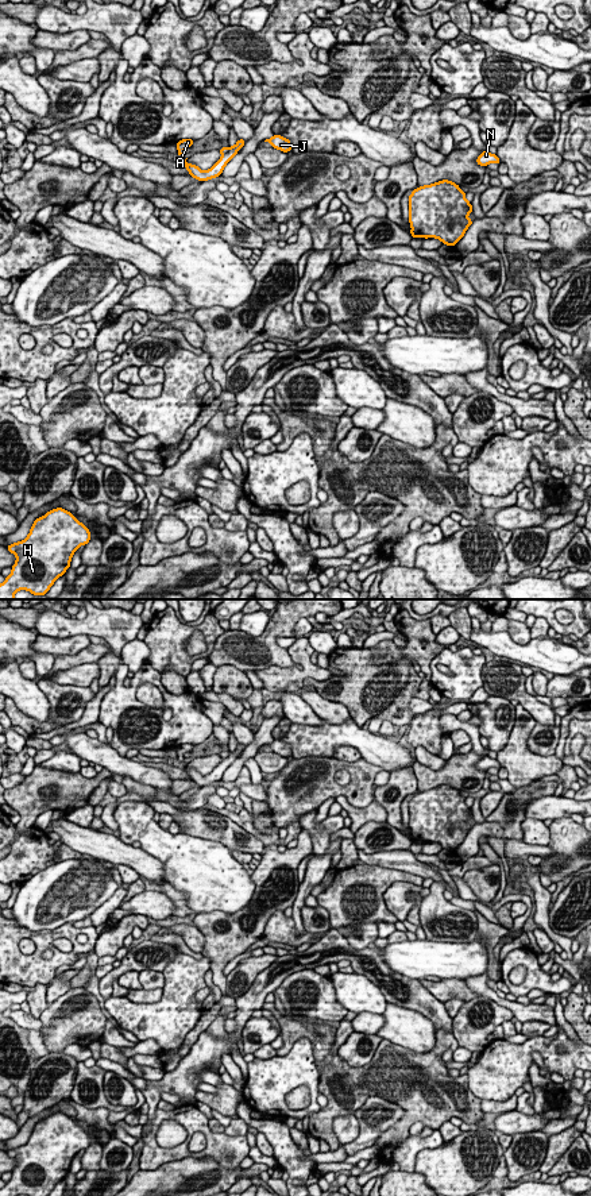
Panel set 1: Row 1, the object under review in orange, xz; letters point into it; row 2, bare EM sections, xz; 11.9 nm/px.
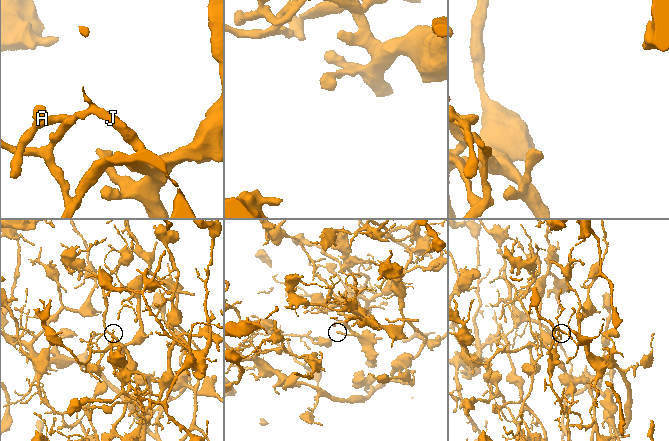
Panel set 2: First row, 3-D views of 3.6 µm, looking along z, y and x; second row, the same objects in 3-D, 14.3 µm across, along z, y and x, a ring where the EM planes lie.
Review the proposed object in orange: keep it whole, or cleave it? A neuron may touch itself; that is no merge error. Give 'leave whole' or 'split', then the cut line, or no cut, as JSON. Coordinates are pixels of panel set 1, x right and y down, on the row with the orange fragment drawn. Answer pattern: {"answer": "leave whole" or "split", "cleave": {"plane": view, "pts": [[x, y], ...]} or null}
{"answer": "split", "cleave": {"plane": "xz", "pts": [[230, 147], [223, 155]]}}

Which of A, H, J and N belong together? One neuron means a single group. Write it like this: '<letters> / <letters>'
A J / H N

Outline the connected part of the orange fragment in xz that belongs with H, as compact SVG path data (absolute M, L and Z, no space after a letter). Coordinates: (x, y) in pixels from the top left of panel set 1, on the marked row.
M62 508L36 518L23 541L7 545L16 555L16 563L11 567L11 575L0 585L0 599L15 599L19 590L46 595L70 567L77 548L89 540L88 528Z

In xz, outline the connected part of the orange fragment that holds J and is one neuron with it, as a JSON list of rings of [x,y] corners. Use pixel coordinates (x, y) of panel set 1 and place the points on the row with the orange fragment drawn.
[[[274,135],[270,139],[266,139],[264,142],[269,142],[271,147],[278,148],[283,153],[291,151],[291,143],[289,139],[282,138],[281,135]]]

